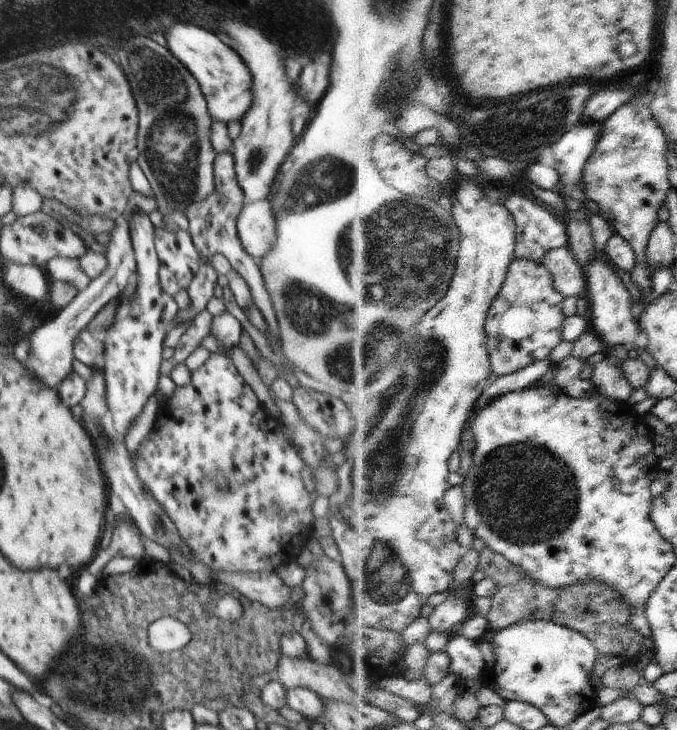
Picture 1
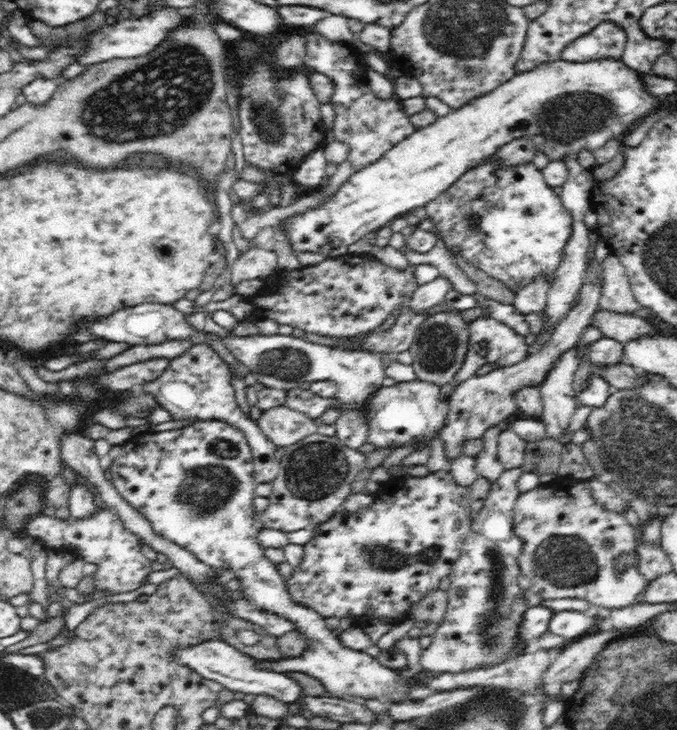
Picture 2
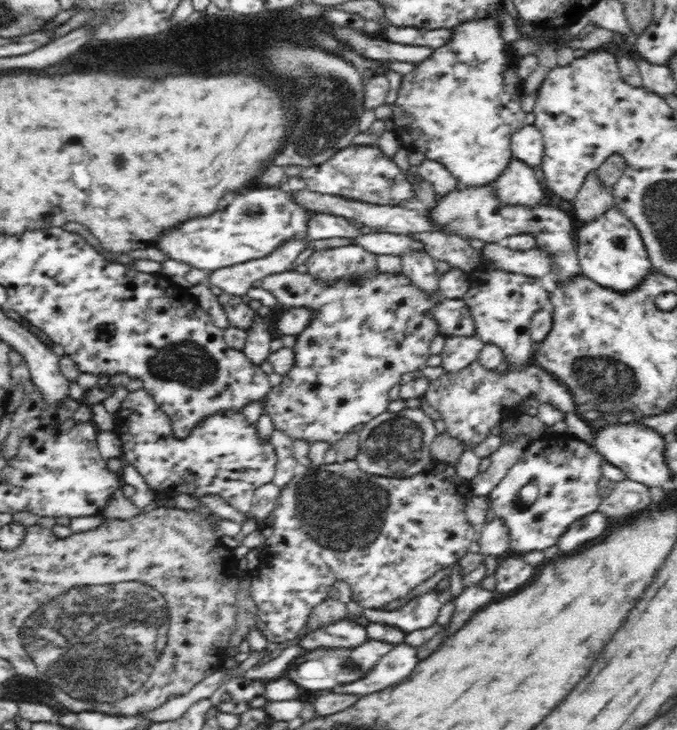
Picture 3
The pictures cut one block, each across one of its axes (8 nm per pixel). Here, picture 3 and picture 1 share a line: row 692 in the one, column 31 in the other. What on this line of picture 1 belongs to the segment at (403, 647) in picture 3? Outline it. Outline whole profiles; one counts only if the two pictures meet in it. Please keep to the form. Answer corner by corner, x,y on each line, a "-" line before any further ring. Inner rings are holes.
118,220
118,226
111,232
112,236
110,244
107,245
108,252
106,252
107,267
98,278
92,279
90,284
84,290
79,291
77,296
70,304
50,322
45,323
43,326
34,328
29,340
29,350
27,358
24,360
25,367
35,376
39,378
45,385
51,386
53,389
57,388
57,384
73,370
73,363
76,360
72,354
72,346
76,336
82,332
82,328
86,329
88,323
98,314
98,311
106,306
108,302
114,301
116,298
125,295
126,292
132,293
134,290
135,282
137,281
137,262
135,259
135,252
133,249
133,242
128,230
128,222

